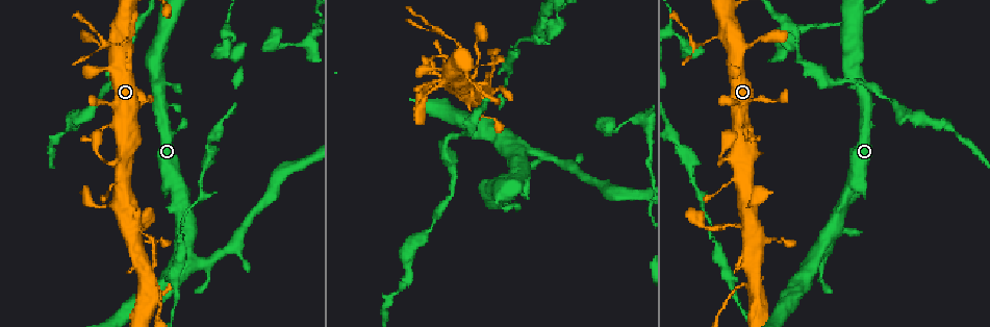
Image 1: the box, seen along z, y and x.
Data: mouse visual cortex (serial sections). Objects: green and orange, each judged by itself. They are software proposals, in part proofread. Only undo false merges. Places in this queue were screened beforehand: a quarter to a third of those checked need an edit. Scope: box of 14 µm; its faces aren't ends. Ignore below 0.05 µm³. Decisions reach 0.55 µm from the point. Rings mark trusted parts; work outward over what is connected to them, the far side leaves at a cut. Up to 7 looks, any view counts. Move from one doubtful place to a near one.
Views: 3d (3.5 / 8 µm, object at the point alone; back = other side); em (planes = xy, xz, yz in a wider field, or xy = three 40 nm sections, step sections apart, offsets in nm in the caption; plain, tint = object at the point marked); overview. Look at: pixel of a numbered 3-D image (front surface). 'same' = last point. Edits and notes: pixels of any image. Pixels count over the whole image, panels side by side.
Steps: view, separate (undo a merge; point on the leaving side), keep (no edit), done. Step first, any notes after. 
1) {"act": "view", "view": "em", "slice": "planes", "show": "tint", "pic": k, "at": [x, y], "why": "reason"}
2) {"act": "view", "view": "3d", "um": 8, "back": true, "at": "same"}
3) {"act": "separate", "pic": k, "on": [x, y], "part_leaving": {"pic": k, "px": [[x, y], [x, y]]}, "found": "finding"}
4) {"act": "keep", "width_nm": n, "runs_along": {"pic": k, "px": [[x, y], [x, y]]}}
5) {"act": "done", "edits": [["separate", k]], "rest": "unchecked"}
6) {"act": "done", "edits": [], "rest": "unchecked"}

{"act": "view", "view": "3d", "um": 3.5, "pic": 1, "at": [818, 279], "why": "thin neck"}

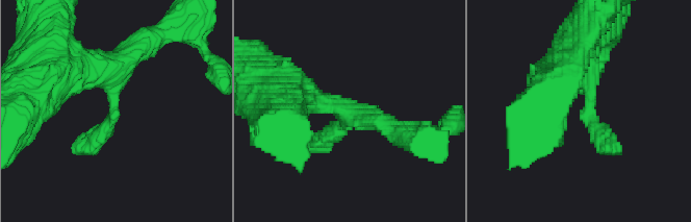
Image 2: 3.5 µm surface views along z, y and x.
{"act": "view", "view": "em", "slice": "xy", "step": 2, "show": "tint", "pic": 2, "at": [113, 109]}

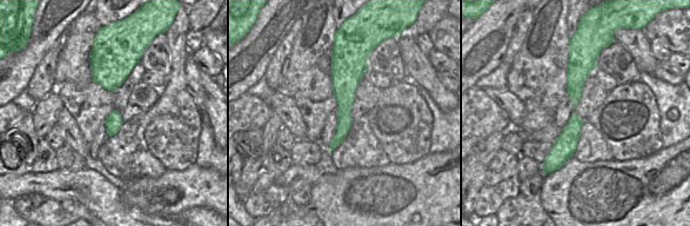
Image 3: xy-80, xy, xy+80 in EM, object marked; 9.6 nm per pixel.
{"act": "keep", "runs_along": {"pic": 3, "px": [[336, 60], [343, 127], [332, 146]]}, "found": "one cell here"}

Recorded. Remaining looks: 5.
{"act": "view", "view": "3d", "um": 3.5, "pic": 1, "at": [488, 86], "why": "four-way junction"}

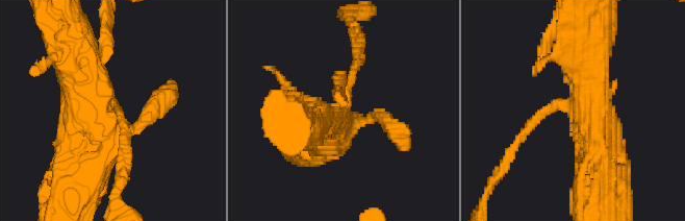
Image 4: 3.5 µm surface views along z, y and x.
{"act": "view", "view": "em", "slice": "xy", "step": 1, "show": "tint", "pic": 4, "at": [108, 104], "arms": 4, "arm_widths_nm": [150, 200, 600, 700]}

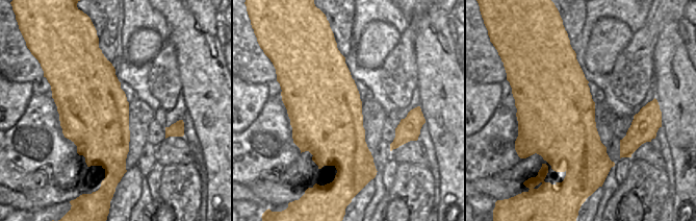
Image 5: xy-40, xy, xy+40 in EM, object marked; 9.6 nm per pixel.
{"act": "keep", "runs_along": {"pic": 4, "px": [[68, 37], [97, 101], [87, 168]]}, "found": "continuous, no second cell"}

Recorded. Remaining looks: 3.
{"act": "view", "view": "3d", "um": 8, "pic": 1, "at": [127, 36], "why": "calibre changes"}

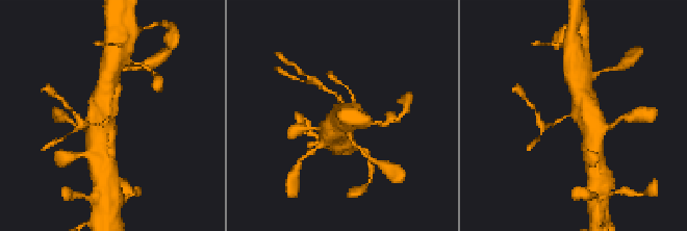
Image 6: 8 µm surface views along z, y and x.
{"act": "view", "view": "3d", "um": 3.5, "pic": 6, "at": [569, 114]}

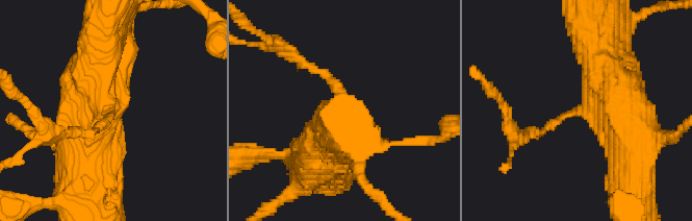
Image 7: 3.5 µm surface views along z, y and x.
{"act": "view", "view": "em", "slice": "planes", "show": "tint", "pic": 7, "at": [575, 111], "arm_widths_nm": [150, 700]}

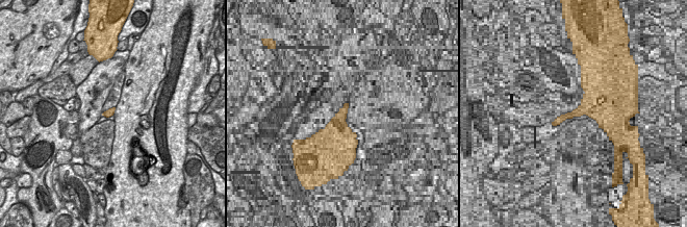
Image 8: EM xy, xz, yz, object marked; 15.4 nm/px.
{"act": "separate", "pic": 7, "on": [312, 69], "part_leaving": {"pic": 7, "px": [[336, 89], [268, 41]]}, "found": "a second cell is stuck on"}

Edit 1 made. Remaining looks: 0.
{"act": "done", "edits": [["separate", 7]], "rest": "unchecked"}

